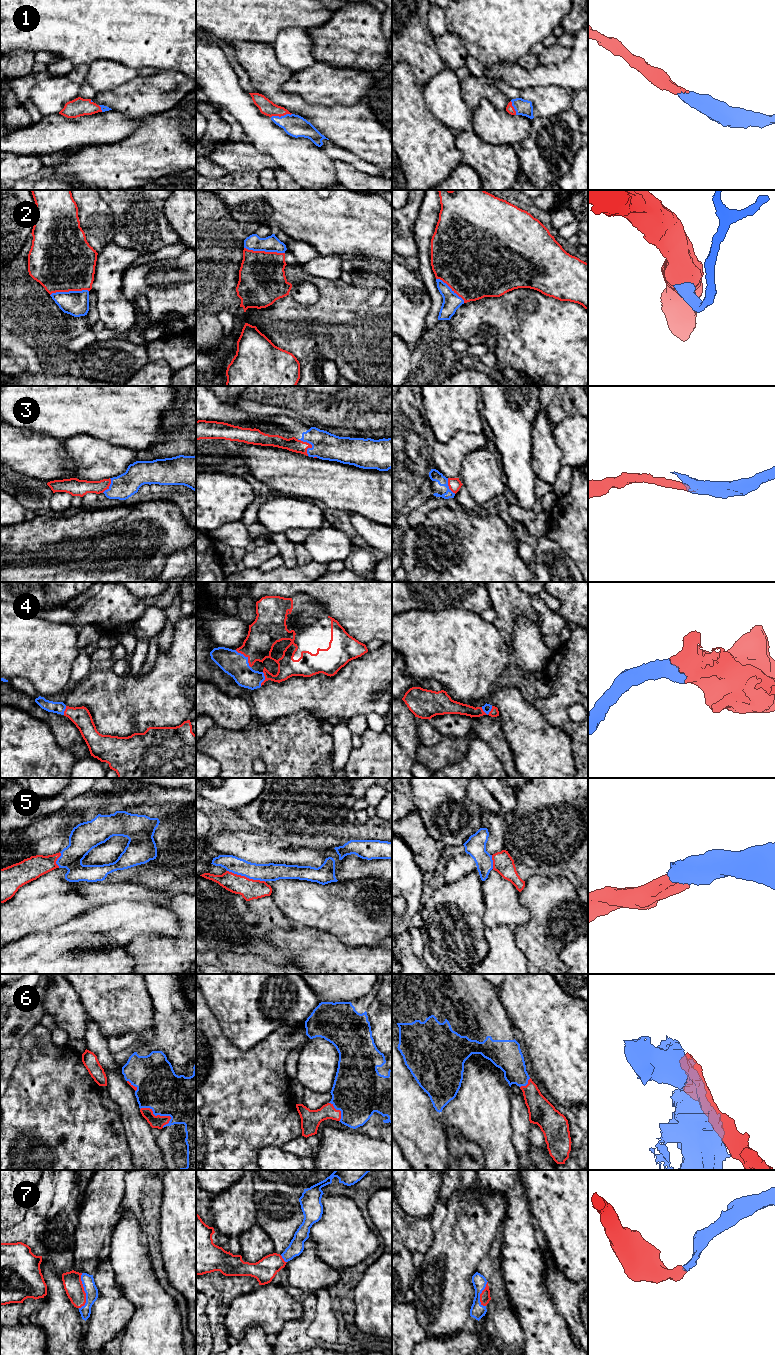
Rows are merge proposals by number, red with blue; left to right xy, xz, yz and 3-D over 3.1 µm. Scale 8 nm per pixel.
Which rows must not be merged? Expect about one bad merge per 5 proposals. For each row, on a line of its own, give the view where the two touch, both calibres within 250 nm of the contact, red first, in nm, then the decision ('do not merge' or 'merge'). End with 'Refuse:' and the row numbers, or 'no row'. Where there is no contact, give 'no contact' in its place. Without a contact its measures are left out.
1: meets red in xz; 120 nm thick on the red side, 180 nm on the other; merge
2: meets red in xz; 380 nm thick on the red side, 130 nm on the other; merge
3: meets red in xz; 110 nm thick on the red side, 220 nm on the other; merge
4: meets red in xz; 240 nm thick on the red side, 200 nm on the other; merge
5: meets red in xz; 170 nm thick on the red side, 140 nm on the other; merge
6: meets red in xy; 100 nm thick on the red side, 360 nm on the other; merge
7: meets red in xy; 150 nm thick on the red side, 100 nm on the other; merge
Refuse: no row

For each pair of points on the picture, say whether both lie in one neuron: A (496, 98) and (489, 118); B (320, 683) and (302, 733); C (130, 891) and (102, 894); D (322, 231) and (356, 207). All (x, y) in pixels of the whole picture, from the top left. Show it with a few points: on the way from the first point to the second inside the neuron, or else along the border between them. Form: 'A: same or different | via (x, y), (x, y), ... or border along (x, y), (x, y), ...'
A: different | border along (505, 110), (497, 110), (483, 99), (473, 114)
B: different | border along (286, 715), (307, 710), (321, 721)
C: same | via (123, 891), (109, 892)
D: same | via (330, 223), (344, 213), (348, 213)

